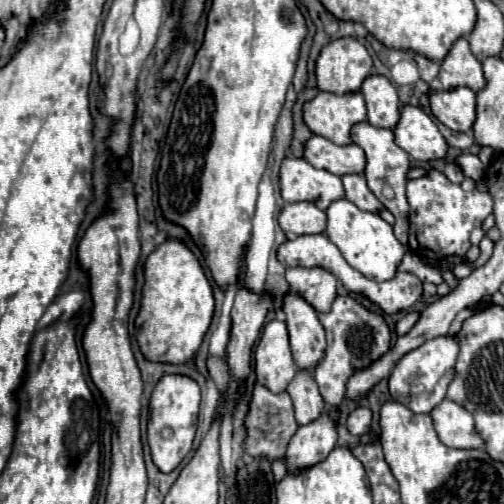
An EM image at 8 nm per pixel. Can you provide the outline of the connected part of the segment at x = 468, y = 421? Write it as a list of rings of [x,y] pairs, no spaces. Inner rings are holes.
[[[443,399],[431,413],[437,435],[441,435],[441,443],[455,449],[479,449],[483,447],[483,439],[477,435],[473,425],[473,415],[465,411],[459,403]]]

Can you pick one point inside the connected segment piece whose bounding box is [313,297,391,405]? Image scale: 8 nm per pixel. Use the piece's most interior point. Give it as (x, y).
(356, 337)

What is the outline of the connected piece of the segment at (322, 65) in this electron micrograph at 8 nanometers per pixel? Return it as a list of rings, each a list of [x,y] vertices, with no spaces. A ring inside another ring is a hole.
[[[353,37],[331,41],[317,59],[317,85],[337,95],[357,93],[373,73],[373,59],[363,43]]]

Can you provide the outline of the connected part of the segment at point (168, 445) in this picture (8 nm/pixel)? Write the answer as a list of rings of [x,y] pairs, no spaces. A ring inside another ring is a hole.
[[[167,373],[155,385],[153,395],[151,395],[151,419],[149,419],[149,425],[147,425],[147,439],[149,439],[153,463],[163,473],[173,471],[183,461],[183,457],[191,451],[193,439],[195,439],[195,431],[197,431],[199,401],[201,401],[201,389],[199,389],[197,381],[193,381],[187,375]],[[165,427],[173,429],[173,435],[169,439],[161,437],[161,431]]]

